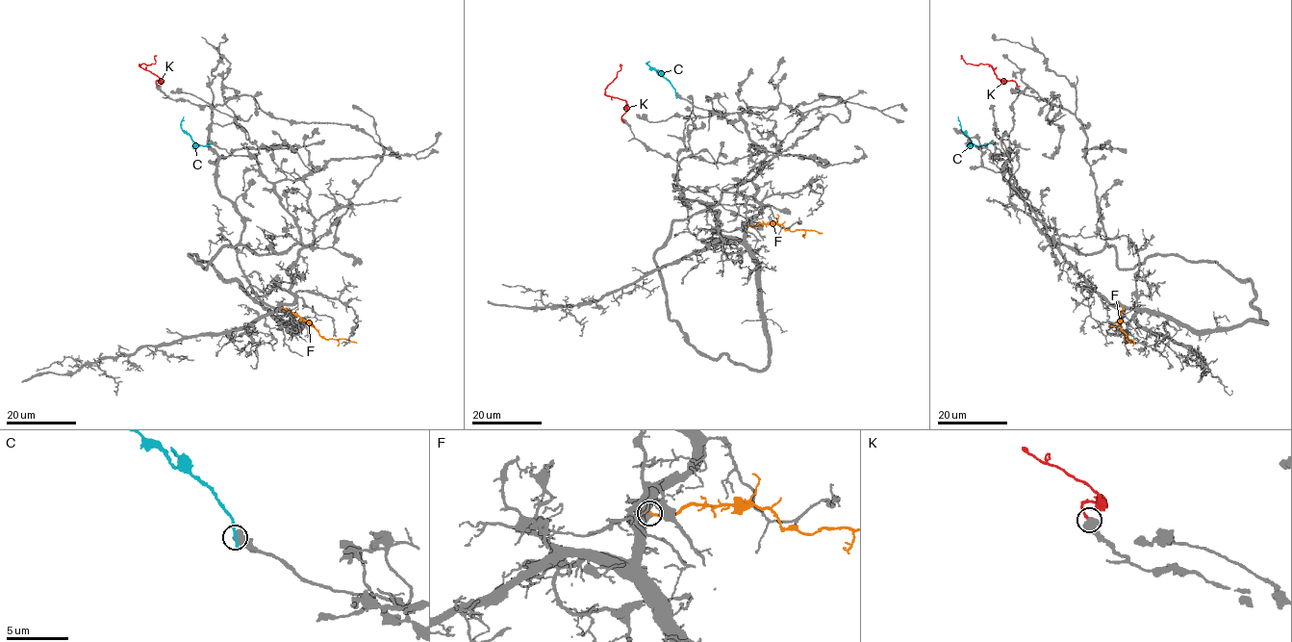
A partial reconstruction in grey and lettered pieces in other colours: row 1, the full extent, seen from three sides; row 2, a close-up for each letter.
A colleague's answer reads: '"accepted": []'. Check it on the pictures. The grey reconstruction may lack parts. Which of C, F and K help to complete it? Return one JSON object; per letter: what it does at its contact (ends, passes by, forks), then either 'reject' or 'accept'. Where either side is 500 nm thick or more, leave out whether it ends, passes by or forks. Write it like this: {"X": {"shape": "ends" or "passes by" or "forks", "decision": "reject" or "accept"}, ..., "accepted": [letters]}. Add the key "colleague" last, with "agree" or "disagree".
{"C": {"decision": "reject"}, "F": {"decision": "accept"}, "K": {"decision": "reject"}, "accepted": ["F"], "colleague": "disagree"}

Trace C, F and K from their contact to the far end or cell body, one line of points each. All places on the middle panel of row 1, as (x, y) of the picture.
C: (675, 94), (674, 88), (646, 64), (649, 61)
F: (747, 225), (777, 223), (792, 231), (823, 233)
K: (622, 120), (626, 102), (605, 94), (605, 88), (621, 65)

